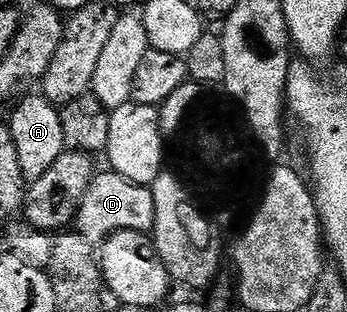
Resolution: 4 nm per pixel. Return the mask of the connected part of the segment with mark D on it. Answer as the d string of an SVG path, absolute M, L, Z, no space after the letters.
M105 170L104 173L93 175L92 185L86 190L84 200L80 203L79 210L76 211L74 221L75 231L93 242L103 242L115 232L143 232L151 233L156 227L156 203L151 191L145 185L135 184L126 178L122 178L118 173Z

